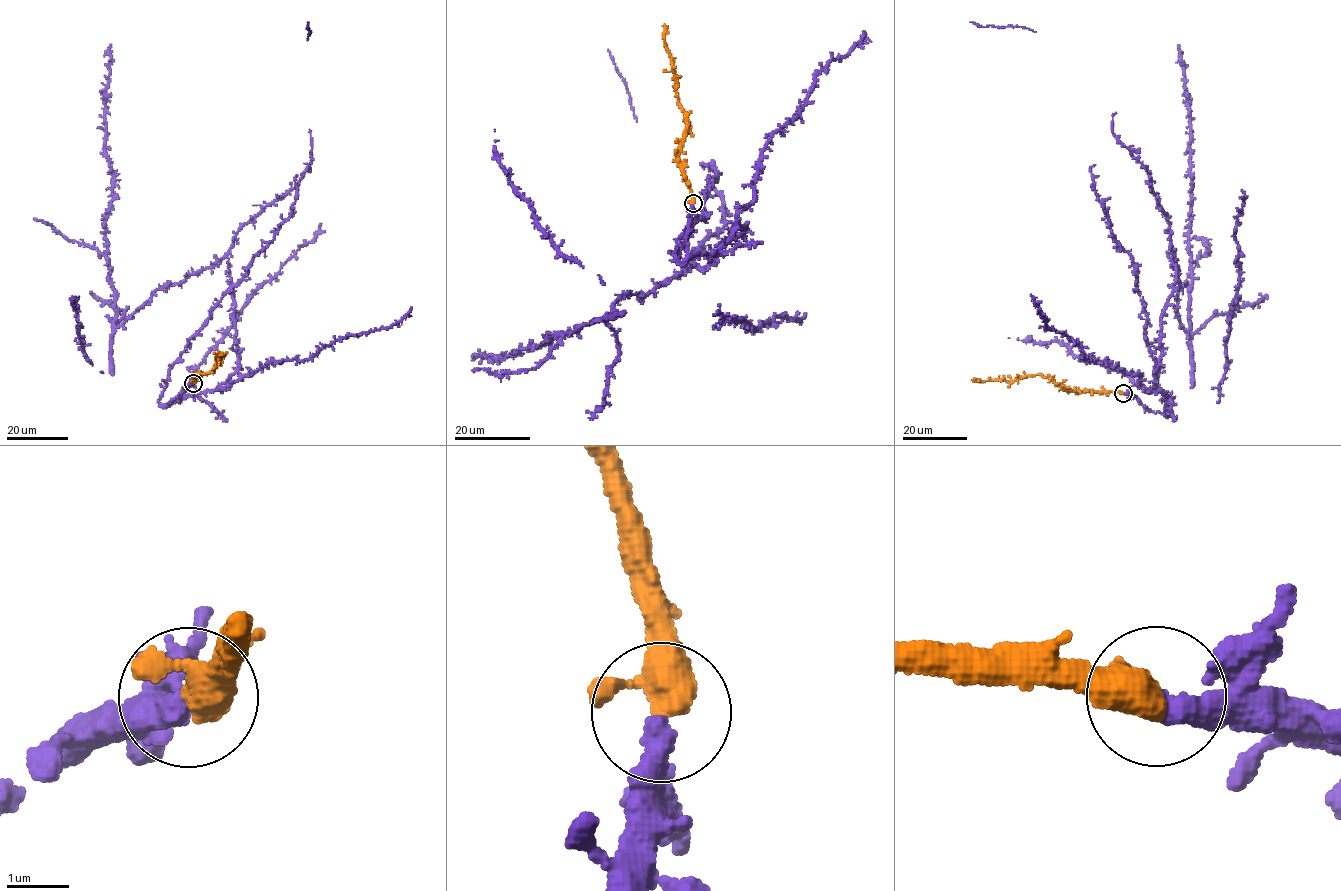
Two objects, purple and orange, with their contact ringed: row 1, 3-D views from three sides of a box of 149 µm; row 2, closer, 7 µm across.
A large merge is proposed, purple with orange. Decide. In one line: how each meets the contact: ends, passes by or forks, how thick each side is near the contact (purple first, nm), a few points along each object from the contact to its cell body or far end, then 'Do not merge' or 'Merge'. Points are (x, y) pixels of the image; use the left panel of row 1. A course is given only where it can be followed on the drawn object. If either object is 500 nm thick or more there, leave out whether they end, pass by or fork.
At the ring purple ends. At the ring orange passes by. Thickness 400 nm (purple) against 400 nm. Course of purple: (193, 383), (168, 402), (213, 390), (239, 367), (230, 255), (159, 288), (114, 326), (105, 237), (110, 44). Course of orange: (193, 383), (197, 379), (195, 375), (213, 368), (217, 356), (220, 356), (219, 359), (227, 352). Merge

